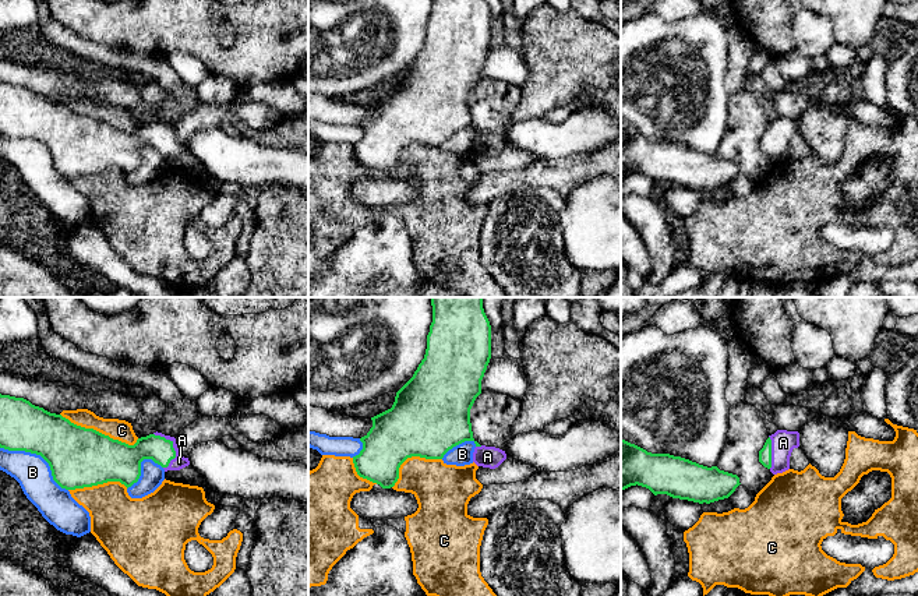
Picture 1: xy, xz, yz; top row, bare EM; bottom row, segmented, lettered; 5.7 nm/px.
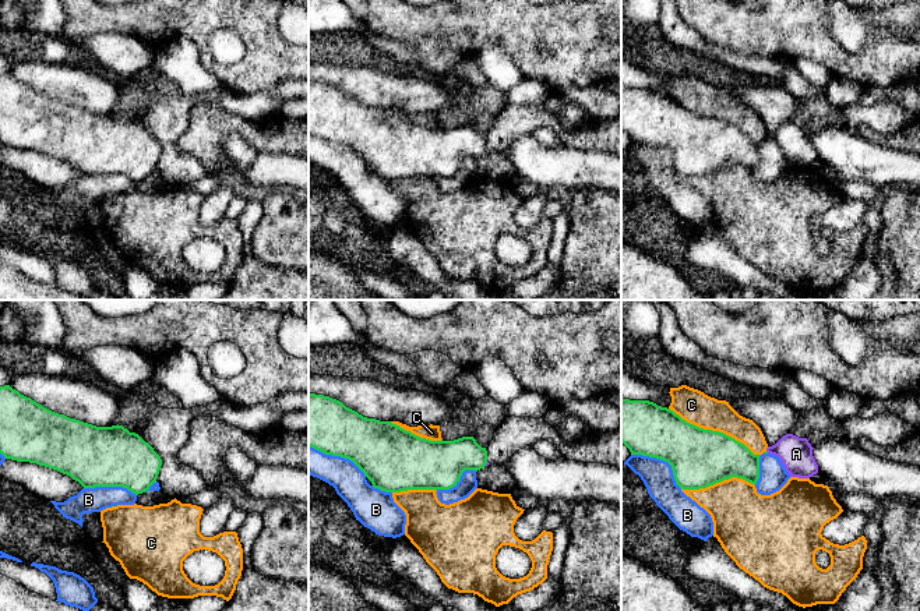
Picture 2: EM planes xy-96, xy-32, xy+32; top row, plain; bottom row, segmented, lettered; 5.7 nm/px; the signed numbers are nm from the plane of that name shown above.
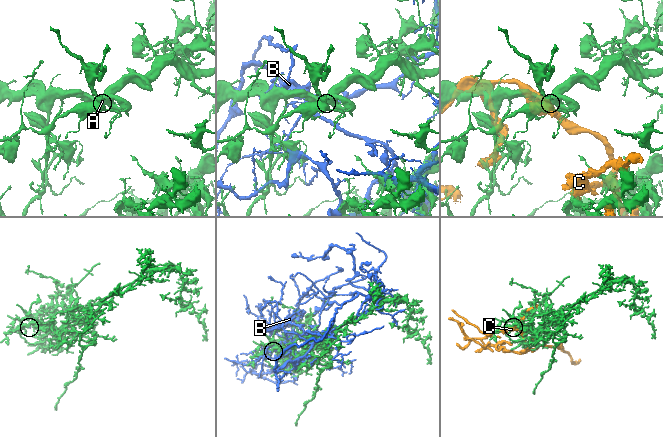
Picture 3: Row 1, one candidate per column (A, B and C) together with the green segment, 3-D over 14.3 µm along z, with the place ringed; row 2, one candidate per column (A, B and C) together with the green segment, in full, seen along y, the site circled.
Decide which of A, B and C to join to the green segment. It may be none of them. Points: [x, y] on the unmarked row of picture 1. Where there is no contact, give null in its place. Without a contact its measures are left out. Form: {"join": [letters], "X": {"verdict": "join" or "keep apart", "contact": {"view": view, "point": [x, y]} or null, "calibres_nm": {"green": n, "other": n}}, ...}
{"join": ["A"], "A": {"verdict": "join", "contact": {"view": "xy", "point": [172, 134]}, "calibres_nm": {"green": 150, "other": 80}}, "B": {"verdict": "keep apart", "contact": {"view": "xy", "point": [39, 141]}, "calibres_nm": {"green": 340, "other": 200}}, "C": {"verdict": "keep apart", "contact": {"view": "xy", "point": [98, 119]}, "calibres_nm": {"green": 340, "other": 120}}}

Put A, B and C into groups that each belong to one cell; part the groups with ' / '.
A / B / C

